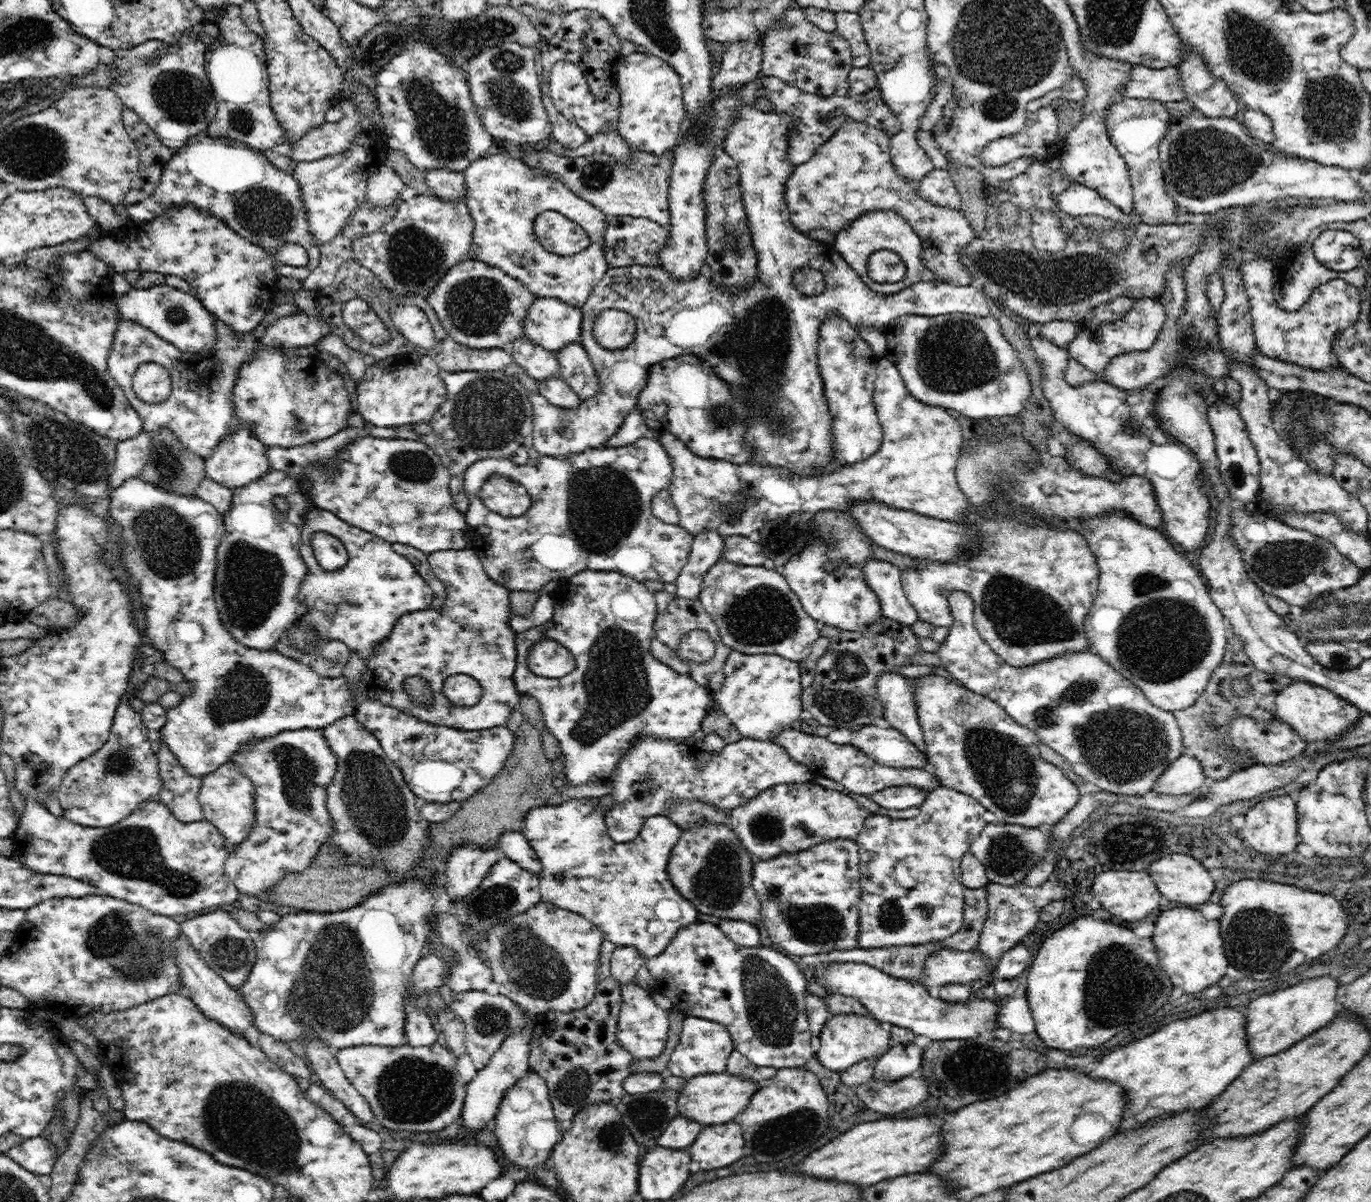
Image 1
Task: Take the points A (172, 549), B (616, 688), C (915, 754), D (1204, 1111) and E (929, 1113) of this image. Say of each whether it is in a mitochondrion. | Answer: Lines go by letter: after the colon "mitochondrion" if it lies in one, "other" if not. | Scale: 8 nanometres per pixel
A: mitochondrion
B: mitochondrion
C: other
D: other
E: other

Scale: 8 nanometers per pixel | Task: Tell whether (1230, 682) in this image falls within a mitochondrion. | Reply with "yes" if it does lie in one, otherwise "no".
no

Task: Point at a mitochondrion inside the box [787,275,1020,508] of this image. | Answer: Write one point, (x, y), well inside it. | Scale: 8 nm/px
(954, 356)

